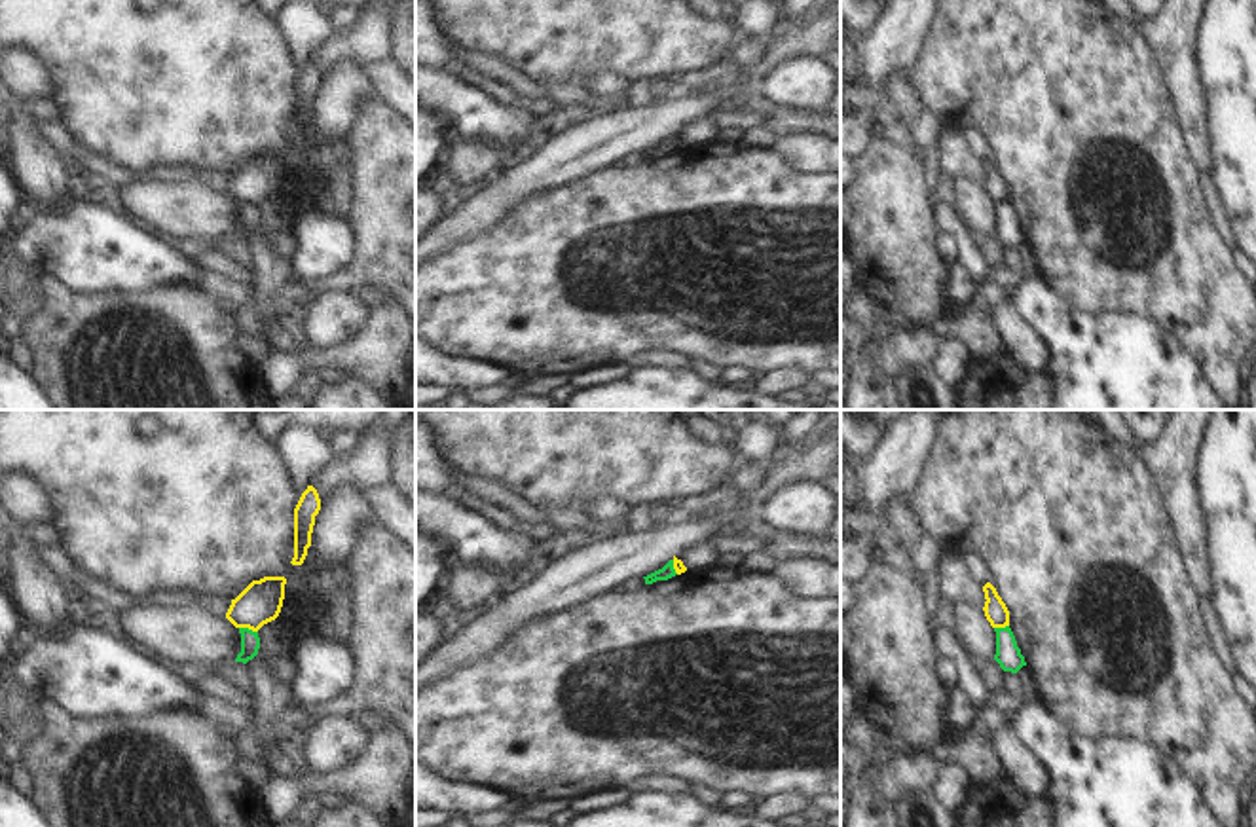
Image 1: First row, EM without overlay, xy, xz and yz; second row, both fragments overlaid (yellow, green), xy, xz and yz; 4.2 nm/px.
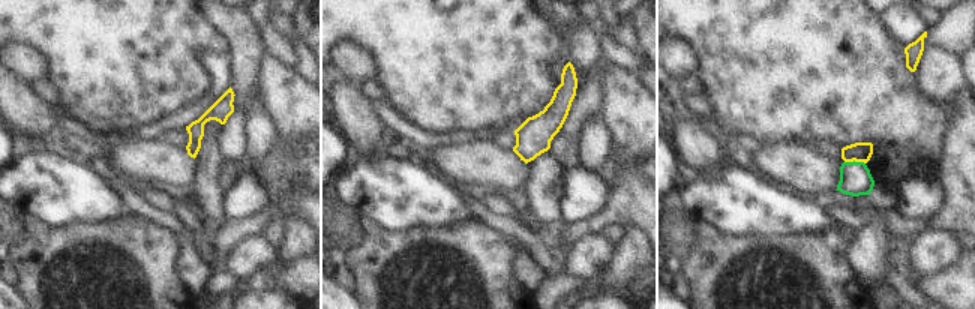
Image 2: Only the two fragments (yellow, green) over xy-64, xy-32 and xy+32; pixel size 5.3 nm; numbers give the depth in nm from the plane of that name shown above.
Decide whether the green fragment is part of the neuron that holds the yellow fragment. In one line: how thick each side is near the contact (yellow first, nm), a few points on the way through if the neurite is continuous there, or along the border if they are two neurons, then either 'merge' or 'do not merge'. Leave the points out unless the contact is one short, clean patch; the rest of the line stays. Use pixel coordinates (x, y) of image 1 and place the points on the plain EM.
180 nm thick on the yellow side, 80 nm on the other; border along xy (240, 202), (257, 207); do not merge

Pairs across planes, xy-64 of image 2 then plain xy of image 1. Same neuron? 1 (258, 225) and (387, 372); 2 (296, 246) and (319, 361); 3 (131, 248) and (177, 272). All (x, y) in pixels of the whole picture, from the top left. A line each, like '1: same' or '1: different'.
1: different
2: same
3: different

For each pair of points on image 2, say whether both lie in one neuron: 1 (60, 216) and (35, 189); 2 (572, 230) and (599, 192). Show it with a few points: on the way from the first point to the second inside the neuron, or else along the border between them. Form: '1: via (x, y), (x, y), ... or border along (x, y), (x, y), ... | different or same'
1: via (56, 210), (41, 195) | same
2: border along (608, 201), (602, 209), (584, 219), (563, 222) | different

